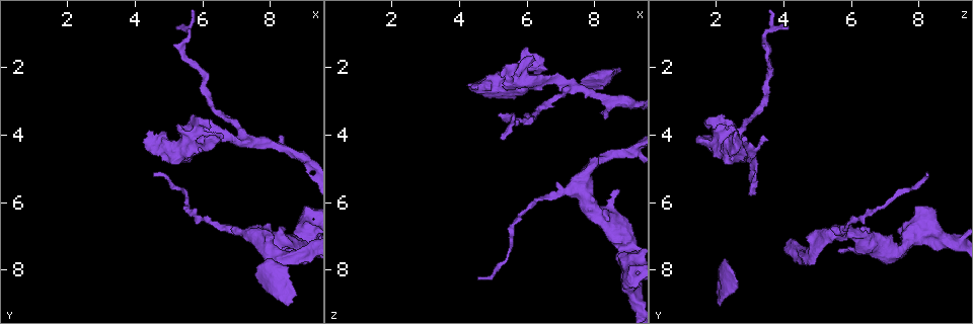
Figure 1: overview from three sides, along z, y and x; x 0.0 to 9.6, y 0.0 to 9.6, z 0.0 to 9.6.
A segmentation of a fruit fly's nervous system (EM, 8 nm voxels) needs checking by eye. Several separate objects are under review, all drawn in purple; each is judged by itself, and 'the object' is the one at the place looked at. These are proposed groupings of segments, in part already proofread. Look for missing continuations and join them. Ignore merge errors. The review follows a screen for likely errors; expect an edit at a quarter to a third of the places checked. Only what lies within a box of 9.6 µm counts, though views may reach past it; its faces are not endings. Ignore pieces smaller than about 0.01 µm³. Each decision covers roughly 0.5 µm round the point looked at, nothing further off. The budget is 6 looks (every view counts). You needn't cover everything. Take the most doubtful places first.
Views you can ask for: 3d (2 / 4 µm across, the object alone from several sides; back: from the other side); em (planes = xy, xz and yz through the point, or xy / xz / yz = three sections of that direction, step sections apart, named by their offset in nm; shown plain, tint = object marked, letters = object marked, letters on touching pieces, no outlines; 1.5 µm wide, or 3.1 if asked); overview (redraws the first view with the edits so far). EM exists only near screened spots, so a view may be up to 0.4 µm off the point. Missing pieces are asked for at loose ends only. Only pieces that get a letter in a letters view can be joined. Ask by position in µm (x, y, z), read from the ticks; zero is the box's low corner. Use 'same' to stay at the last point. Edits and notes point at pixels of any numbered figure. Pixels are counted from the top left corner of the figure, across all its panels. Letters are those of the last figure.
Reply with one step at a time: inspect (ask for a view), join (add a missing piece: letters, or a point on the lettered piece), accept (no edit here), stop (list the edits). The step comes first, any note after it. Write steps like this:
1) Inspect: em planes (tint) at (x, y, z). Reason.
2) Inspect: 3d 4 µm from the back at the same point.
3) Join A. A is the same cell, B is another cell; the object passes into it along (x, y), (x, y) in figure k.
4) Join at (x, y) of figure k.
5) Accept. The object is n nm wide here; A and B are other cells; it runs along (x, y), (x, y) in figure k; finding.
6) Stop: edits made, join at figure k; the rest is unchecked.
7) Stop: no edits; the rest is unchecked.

Inspect: em xz step 8 (letters) at (4.50, 5.20, 8.30). End of a long branch.

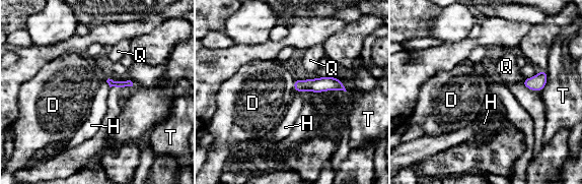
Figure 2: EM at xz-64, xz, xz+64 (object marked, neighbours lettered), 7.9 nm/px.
Inspect: em xy step 8 (letters) at the same point. Another direction.

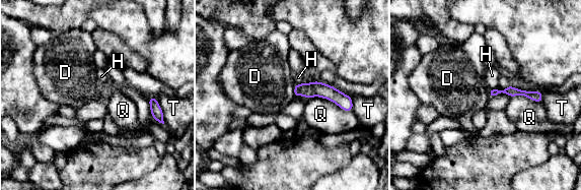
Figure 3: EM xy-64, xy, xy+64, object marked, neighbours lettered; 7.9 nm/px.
Join D. D is the same cell, H, Q and T are other cells; the object passes into it along (315, 88), (294, 90), (264, 82) in figure 3; the cell continues.

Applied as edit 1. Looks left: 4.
Inspect: em planes (letters) at (8.55, 9.00, 2.15). An open end.

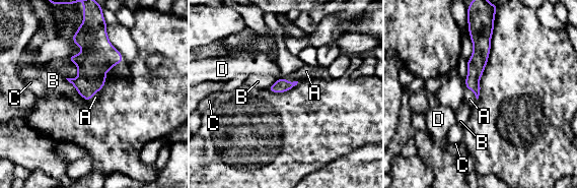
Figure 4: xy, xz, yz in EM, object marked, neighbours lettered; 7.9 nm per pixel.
Join A. The longest contact is with B, 260 nm; A is the same cell, B, C and D are other cells; the object passes into it along (476, 64), (471, 89), (470, 99) in figure 4; the cell continues.

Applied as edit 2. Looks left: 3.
Stop: edits made, join at figure 3, join at figure 4; the rest is unchecked.

